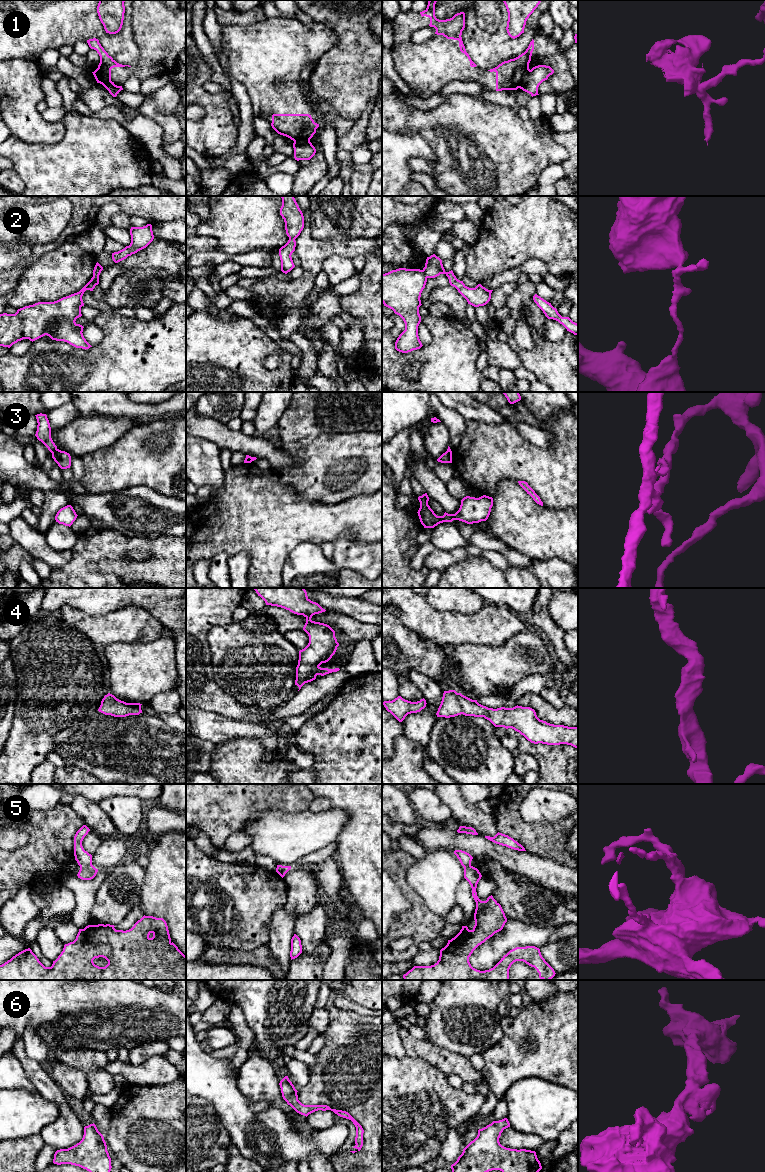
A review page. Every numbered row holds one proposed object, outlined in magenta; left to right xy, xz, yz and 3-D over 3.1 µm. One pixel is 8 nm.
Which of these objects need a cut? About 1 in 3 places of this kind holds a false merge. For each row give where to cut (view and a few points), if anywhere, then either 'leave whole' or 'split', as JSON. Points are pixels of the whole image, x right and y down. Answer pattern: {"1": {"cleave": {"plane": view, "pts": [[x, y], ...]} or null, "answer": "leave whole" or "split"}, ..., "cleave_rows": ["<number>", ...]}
{"1": {"cleave": {"plane": "yz", "pts": [[529, 69], [519, 87]]}, "answer": "split"}, "2": {"cleave": {"plane": "yz", "pts": [[422, 270], [426, 278]]}, "answer": "split"}, "3": {"cleave": {"plane": "xy", "pts": [[57, 449], [52, 453]]}, "answer": "split"}, "4": {"cleave": null, "answer": "leave whole"}, "5": {"cleave": {"plane": "xy", "pts": [[91, 864], [80, 868]]}, "answer": "split"}, "6": {"cleave": null, "answer": "leave whole"}, "cleave_rows": ["1", "2", "3", "5"]}

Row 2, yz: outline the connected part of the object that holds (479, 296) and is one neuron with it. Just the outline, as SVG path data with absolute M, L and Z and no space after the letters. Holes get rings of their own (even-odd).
M435 254L427 257L423 272L426 278L435 278L440 274L445 274L451 286L455 287L458 292L467 300L468 304L479 307L486 305L491 299L491 293L493 290L488 290L481 284L478 284L475 288L467 287L463 281L456 278L453 271L446 272L442 260Z

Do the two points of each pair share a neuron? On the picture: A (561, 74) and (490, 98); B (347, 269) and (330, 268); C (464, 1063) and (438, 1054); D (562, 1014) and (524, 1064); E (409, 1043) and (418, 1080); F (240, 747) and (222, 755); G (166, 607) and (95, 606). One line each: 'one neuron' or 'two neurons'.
A: two neurons
B: one neuron
C: one neuron
D: one neuron
E: two neurons
F: one neuron
G: one neuron

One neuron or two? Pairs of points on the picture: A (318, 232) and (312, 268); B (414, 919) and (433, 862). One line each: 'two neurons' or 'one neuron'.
A: two neurons
B: two neurons

